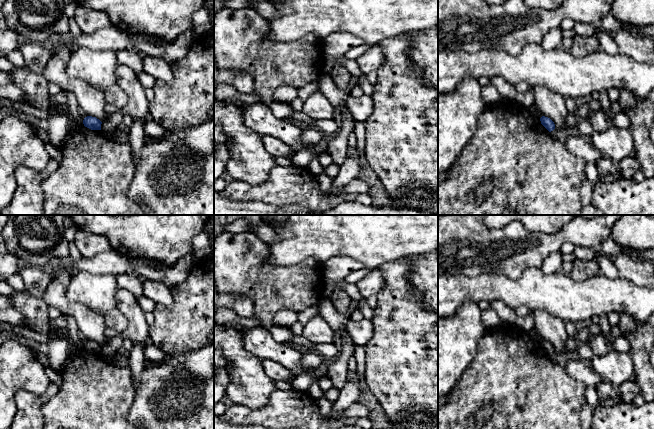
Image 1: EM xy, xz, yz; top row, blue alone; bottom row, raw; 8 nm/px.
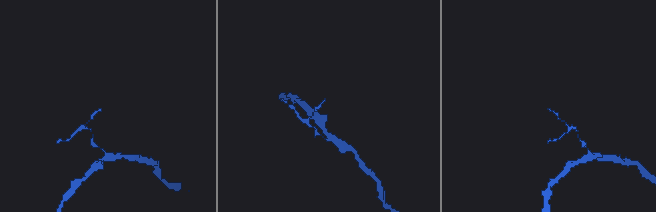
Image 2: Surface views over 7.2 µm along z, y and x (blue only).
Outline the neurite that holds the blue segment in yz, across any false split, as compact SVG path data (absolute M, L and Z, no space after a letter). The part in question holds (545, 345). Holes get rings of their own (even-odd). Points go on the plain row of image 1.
M542 340L540 342L540 345L541 345L541 348L549 355L553 355L555 353L555 348L554 346L548 342L548 341L545 341L545 340Z

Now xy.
M87 340L83 344L83 348L85 351L87 351L91 354L101 354L102 346L99 343L97 343L96 341Z

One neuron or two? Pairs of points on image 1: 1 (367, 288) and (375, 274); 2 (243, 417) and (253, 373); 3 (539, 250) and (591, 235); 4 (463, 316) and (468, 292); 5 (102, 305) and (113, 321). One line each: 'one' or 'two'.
1: one
2: two
3: one
4: two
5: two

